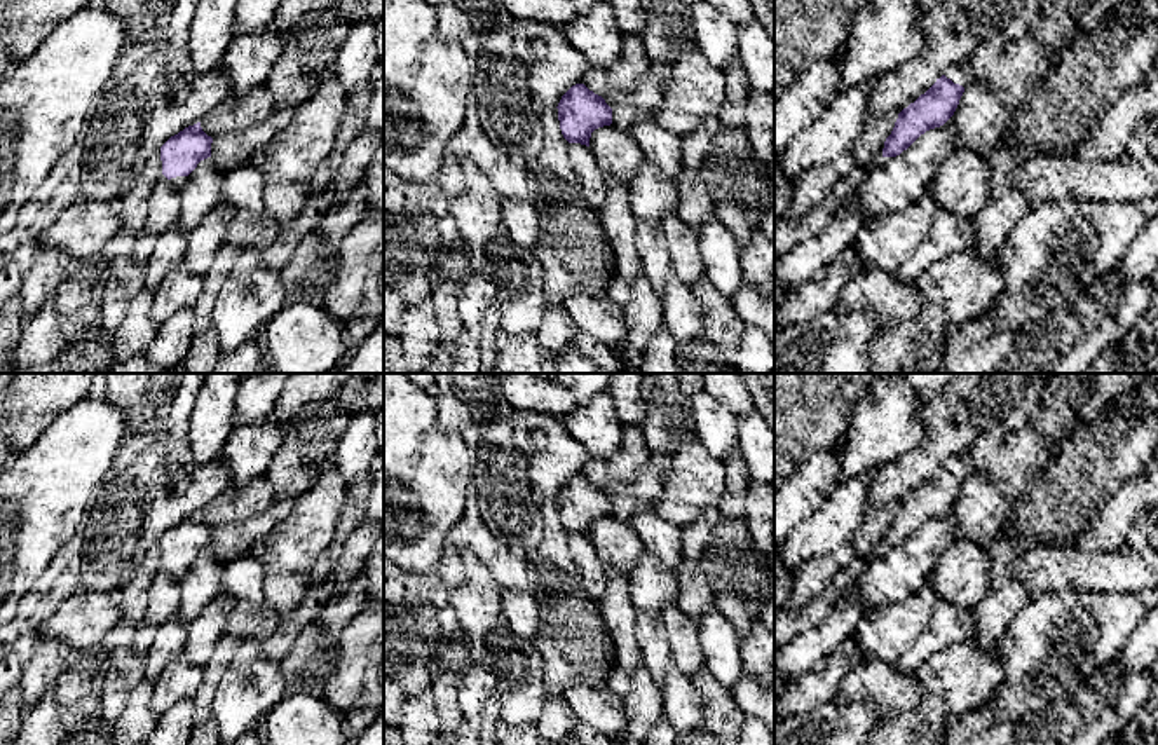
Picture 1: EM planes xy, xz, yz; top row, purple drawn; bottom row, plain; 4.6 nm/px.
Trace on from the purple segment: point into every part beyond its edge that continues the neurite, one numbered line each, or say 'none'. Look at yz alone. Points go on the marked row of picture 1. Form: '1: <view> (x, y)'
1: yz (960, 74)

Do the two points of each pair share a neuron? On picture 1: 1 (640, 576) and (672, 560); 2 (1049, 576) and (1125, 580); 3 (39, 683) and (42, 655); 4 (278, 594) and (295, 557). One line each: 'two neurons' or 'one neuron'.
1: two neurons
2: one neuron
3: one neuron
4: two neurons

